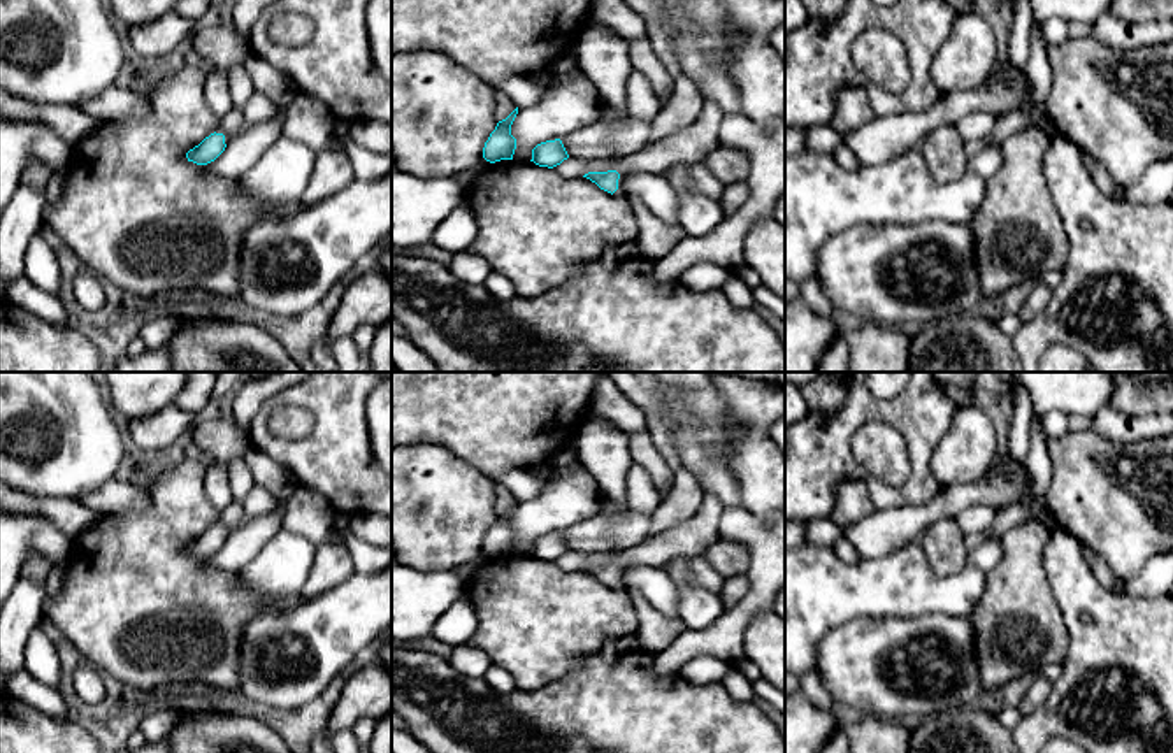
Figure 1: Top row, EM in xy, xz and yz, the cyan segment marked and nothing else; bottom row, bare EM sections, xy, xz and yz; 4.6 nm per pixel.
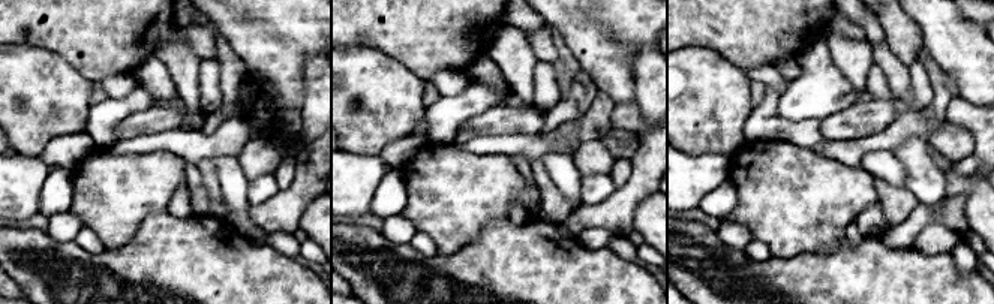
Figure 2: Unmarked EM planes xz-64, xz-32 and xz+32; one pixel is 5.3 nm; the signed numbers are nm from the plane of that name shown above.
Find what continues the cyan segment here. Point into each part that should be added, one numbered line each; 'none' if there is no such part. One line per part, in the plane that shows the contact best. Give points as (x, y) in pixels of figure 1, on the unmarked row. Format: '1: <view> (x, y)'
1: xz (690, 537)

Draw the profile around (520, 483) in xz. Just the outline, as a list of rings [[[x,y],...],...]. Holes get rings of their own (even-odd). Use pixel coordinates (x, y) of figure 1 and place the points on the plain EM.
[[[523,469],[507,470],[504,476],[493,479],[497,484],[507,488],[518,502],[529,502],[541,493],[546,479],[530,476]]]

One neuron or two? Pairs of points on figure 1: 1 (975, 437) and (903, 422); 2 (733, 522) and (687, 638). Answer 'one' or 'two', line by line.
1: two
2: one

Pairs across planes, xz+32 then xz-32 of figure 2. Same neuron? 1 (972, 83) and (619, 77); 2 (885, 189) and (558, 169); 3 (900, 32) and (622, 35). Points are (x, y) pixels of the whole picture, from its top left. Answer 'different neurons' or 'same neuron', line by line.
1: different neurons
2: different neurons
3: different neurons

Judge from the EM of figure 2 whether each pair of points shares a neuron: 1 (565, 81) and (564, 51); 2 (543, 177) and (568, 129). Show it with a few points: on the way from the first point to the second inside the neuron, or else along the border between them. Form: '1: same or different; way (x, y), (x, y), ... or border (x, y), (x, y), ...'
1: same; way (567, 74), (567, 59)
2: different; border (537, 159), (531, 162)

